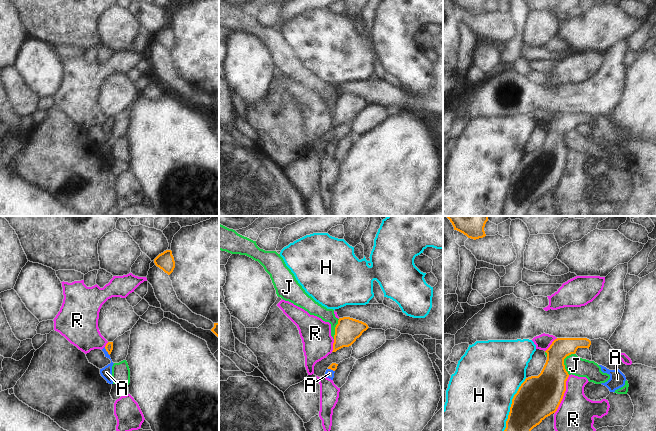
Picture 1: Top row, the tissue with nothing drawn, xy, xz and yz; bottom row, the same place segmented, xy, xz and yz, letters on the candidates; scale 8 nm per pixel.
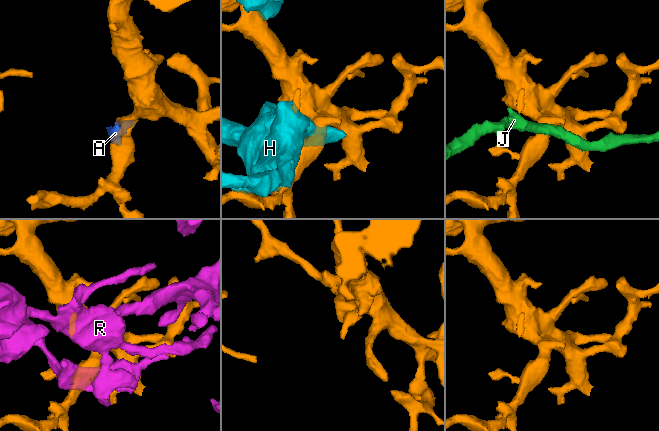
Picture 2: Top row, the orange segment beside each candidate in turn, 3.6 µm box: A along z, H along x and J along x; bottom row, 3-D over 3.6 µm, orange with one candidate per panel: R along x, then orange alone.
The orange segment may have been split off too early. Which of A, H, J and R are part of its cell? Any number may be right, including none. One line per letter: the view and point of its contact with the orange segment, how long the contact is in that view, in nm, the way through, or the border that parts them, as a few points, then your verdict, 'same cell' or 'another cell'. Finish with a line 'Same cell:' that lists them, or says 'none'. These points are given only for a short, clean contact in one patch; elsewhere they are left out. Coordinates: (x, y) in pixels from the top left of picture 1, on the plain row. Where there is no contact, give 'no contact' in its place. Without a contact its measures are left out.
A: contact xy (106, 126); length 80 nm; way xy (109, 122), (106, 126), (111, 136), (106, 148); same cell
H: contact yz (510, 185); length 550 nm; another cell
J: contact yz (563, 138); length 180 nm; another cell
R: contact yz (563, 170); length 320 nm; another cell
Same cell: A

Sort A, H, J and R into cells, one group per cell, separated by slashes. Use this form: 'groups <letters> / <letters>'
groups A / H / J / R

